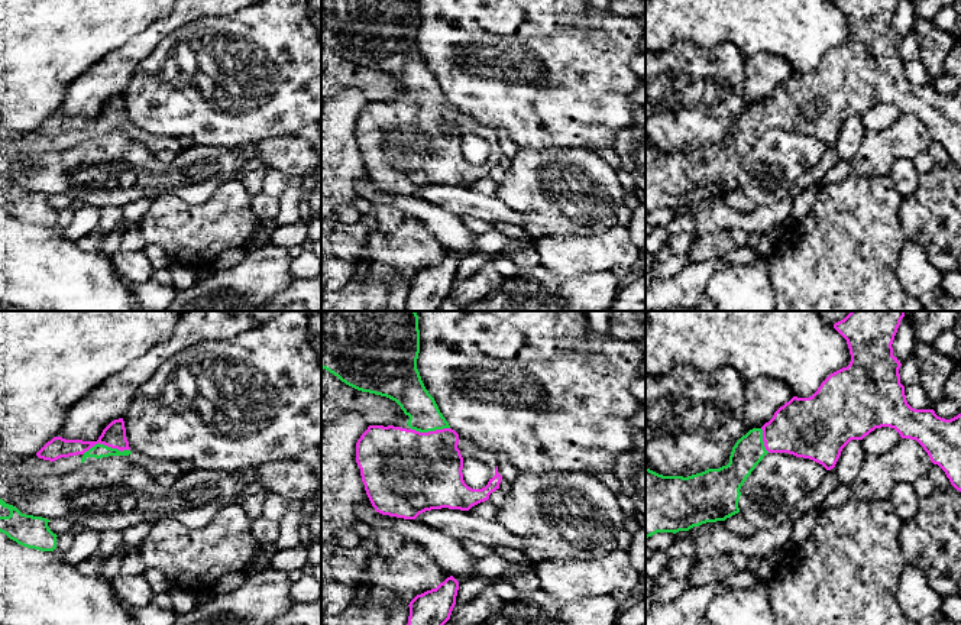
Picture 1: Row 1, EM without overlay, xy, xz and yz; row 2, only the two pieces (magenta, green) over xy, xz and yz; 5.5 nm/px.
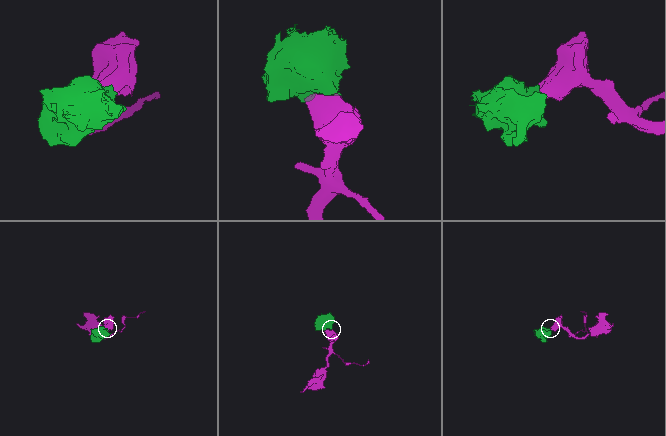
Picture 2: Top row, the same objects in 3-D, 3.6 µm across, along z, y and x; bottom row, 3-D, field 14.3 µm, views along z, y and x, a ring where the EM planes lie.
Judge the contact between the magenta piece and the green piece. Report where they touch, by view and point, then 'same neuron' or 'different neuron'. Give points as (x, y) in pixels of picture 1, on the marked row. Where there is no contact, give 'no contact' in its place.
contact xy (106, 444); same neuron

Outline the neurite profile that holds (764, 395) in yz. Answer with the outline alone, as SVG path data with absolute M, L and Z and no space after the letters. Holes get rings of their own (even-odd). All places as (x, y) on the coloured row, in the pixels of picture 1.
M758 378L745 383L744 420L750 430L761 428L774 412L789 402L793 394L787 383L771 378Z

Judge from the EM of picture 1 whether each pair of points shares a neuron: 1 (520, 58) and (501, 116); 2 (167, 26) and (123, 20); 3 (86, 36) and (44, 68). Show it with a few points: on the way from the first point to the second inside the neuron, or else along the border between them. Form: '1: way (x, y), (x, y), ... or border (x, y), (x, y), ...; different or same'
1: way (505, 73), (501, 77), (501, 101); same
2: border (170, 15), (154, 20), (123, 44); different
3: way (75, 41), (54, 62); same

